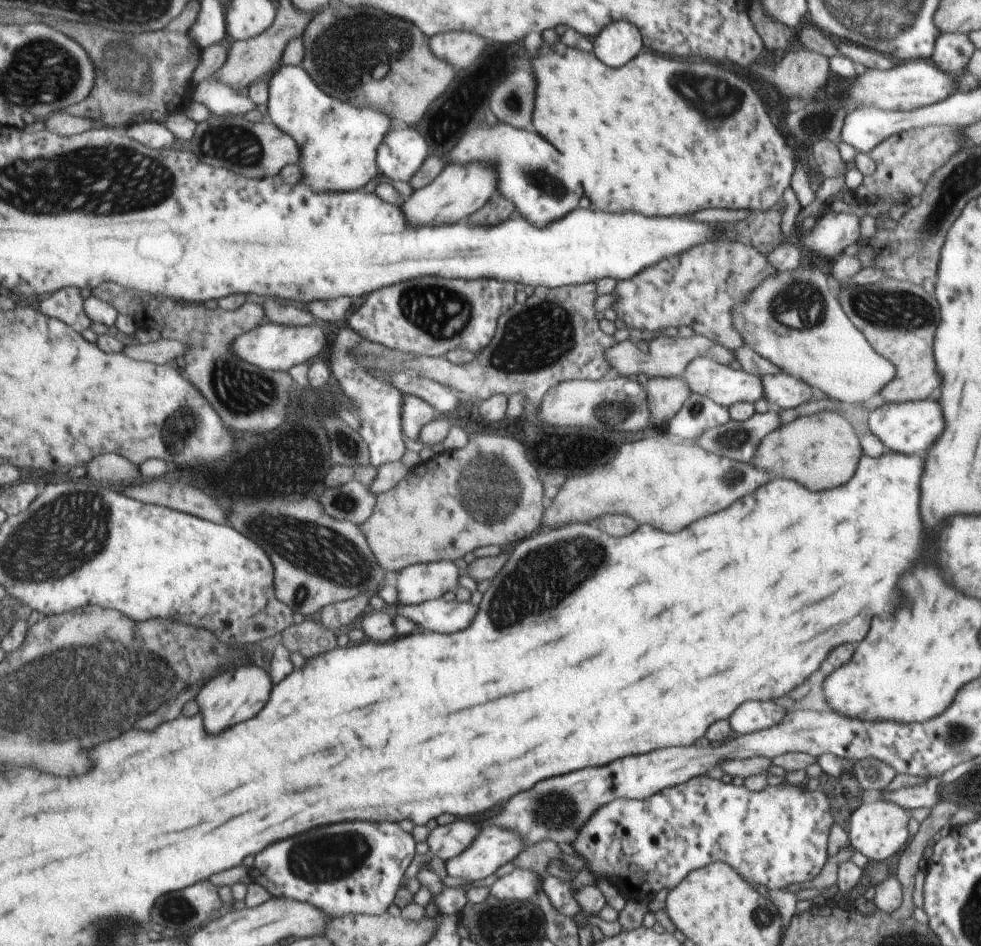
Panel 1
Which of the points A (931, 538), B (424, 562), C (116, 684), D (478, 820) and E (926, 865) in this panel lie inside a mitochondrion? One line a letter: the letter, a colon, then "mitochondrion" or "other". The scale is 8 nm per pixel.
A: other
B: other
C: mitochondrion
D: other
E: other

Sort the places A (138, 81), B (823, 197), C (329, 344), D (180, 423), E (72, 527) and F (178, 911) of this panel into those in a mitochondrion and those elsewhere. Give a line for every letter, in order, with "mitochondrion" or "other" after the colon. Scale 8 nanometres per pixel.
A: mitochondrion
B: other
C: other
D: mitochondrion
E: mitochondrion
F: mitochondrion

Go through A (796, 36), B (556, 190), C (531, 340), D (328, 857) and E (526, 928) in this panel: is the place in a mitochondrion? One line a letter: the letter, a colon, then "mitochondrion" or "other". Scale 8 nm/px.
A: other
B: mitochondrion
C: mitochondrion
D: mitochondrion
E: mitochondrion

